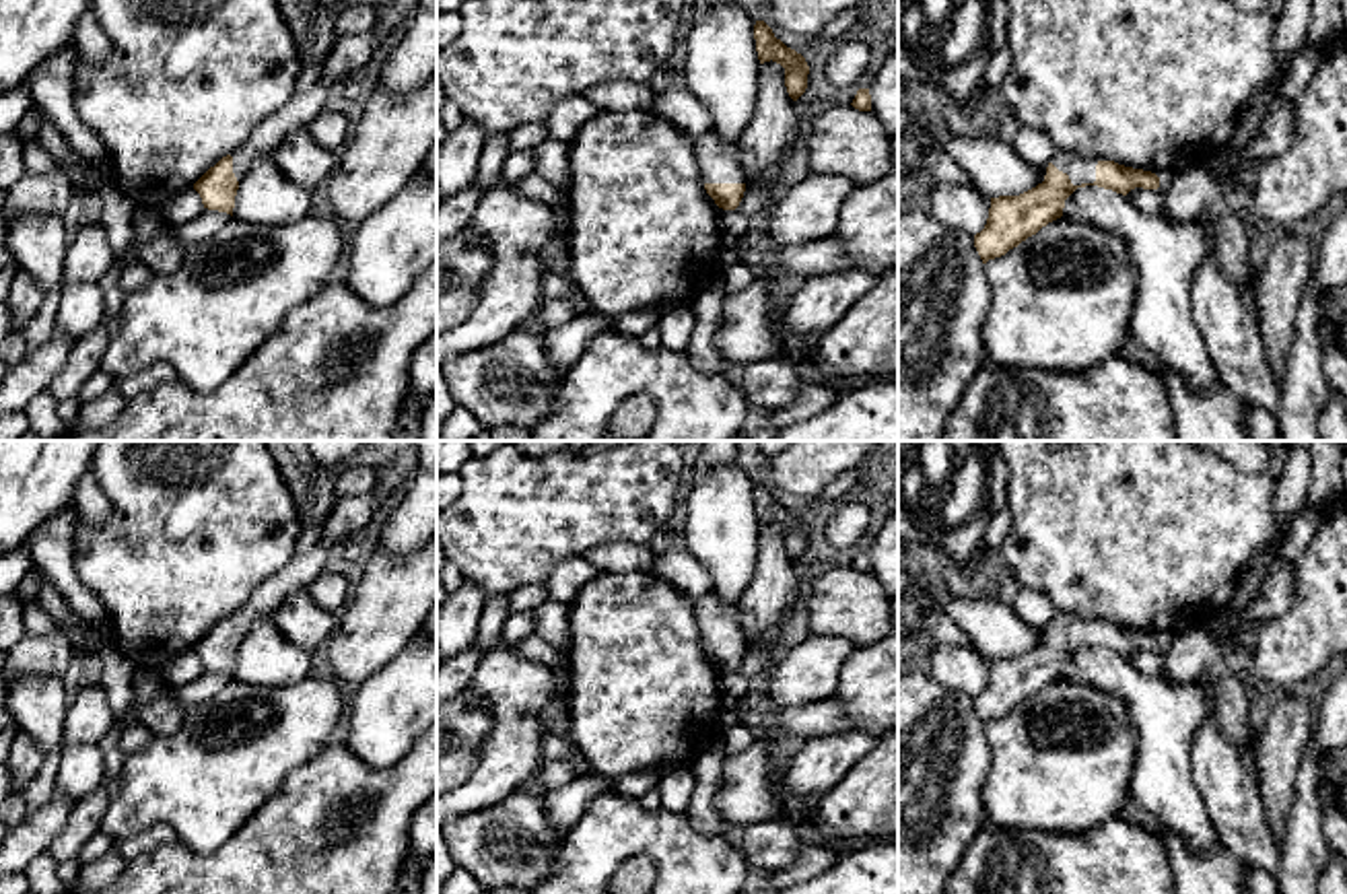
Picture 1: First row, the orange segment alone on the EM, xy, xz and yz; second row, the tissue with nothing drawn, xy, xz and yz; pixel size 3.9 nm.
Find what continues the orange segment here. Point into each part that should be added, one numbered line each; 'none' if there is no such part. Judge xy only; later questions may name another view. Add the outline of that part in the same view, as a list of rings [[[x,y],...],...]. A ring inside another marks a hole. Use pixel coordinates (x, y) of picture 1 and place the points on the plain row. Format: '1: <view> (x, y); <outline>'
1: xy (349, 513); [[[379,486],[356,496],[338,496],[325,519],[319,544],[313,550],[295,556],[276,575],[262,581],[231,614],[237,643],[241,645],[245,634],[260,620],[274,616],[292,591],[307,587],[313,579],[317,579],[325,571],[327,546],[367,527],[377,517],[387,494],[389,488]]]

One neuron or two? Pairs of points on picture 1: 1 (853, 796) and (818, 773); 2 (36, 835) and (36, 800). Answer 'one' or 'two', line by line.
1: two
2: two

